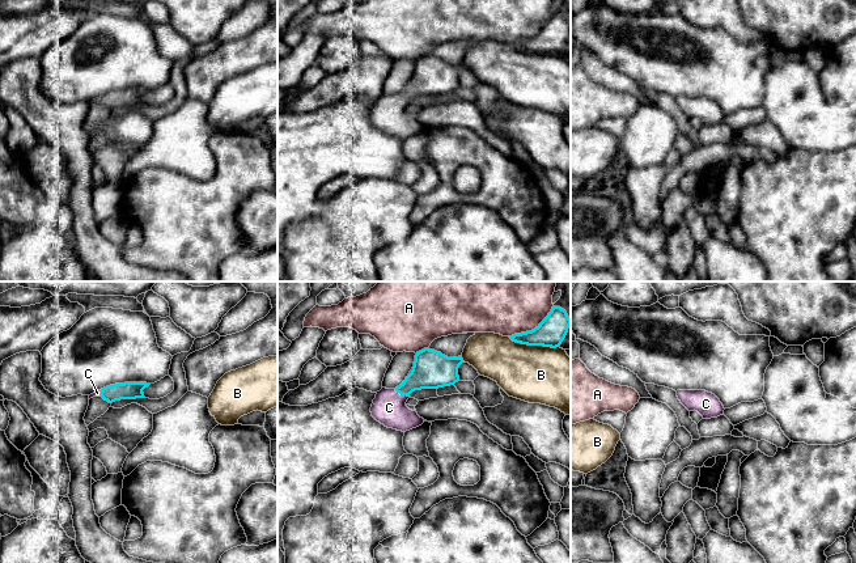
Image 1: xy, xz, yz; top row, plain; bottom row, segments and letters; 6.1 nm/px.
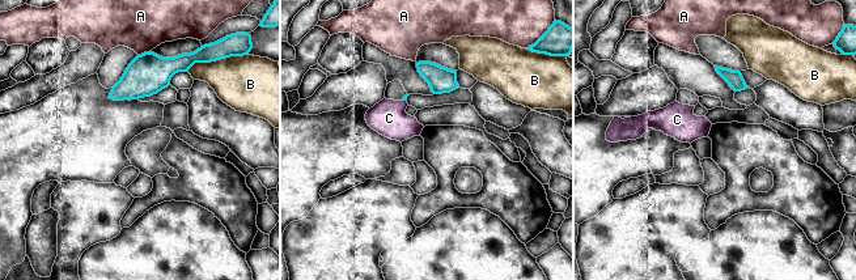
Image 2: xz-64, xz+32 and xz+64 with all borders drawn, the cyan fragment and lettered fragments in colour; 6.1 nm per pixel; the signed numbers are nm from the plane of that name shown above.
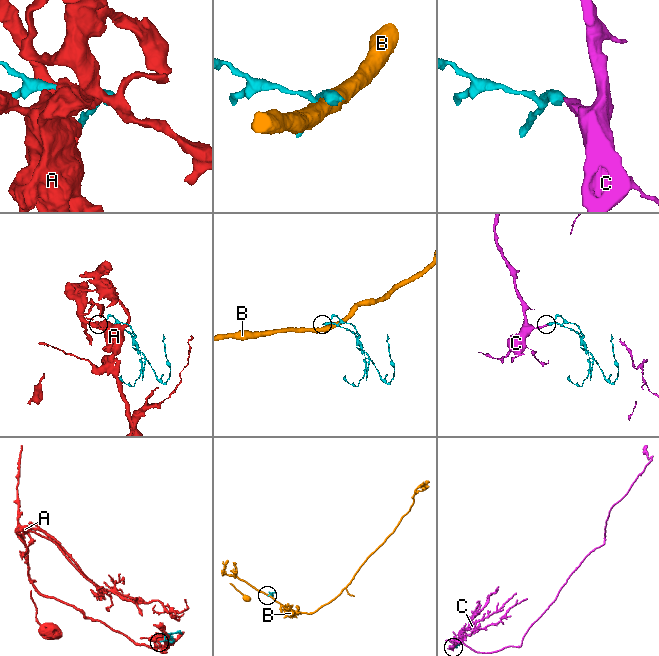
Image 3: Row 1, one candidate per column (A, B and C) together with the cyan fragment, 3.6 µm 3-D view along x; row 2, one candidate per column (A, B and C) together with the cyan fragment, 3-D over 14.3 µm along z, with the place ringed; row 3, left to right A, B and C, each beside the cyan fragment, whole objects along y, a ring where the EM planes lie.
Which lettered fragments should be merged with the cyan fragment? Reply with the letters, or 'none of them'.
C

